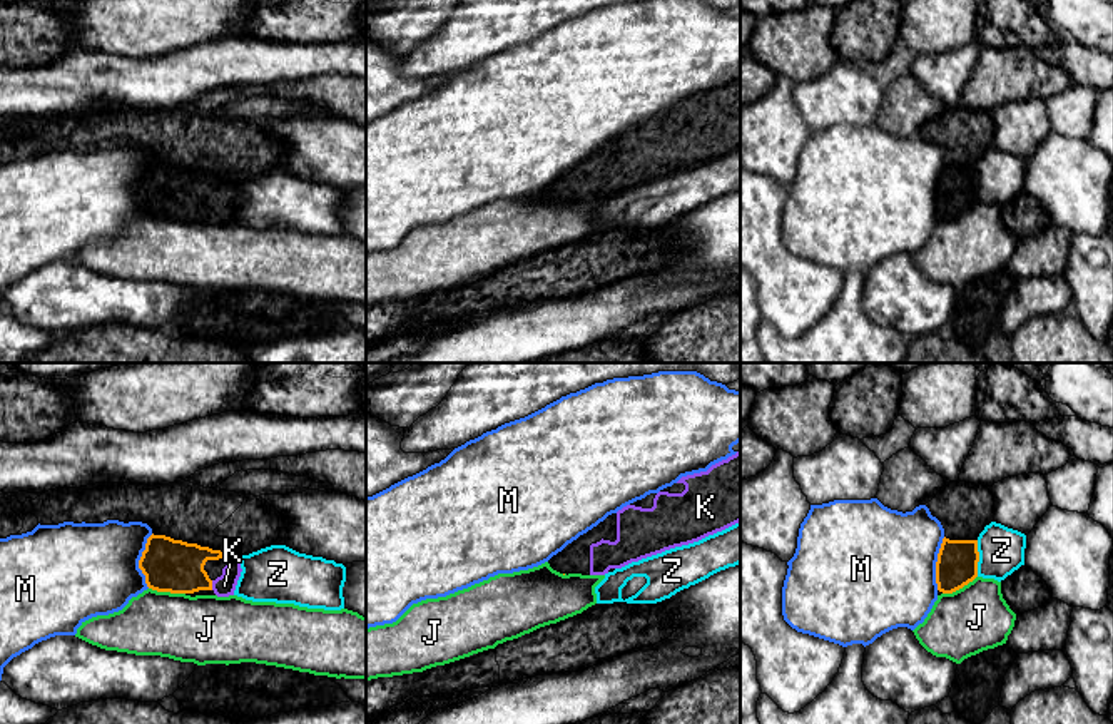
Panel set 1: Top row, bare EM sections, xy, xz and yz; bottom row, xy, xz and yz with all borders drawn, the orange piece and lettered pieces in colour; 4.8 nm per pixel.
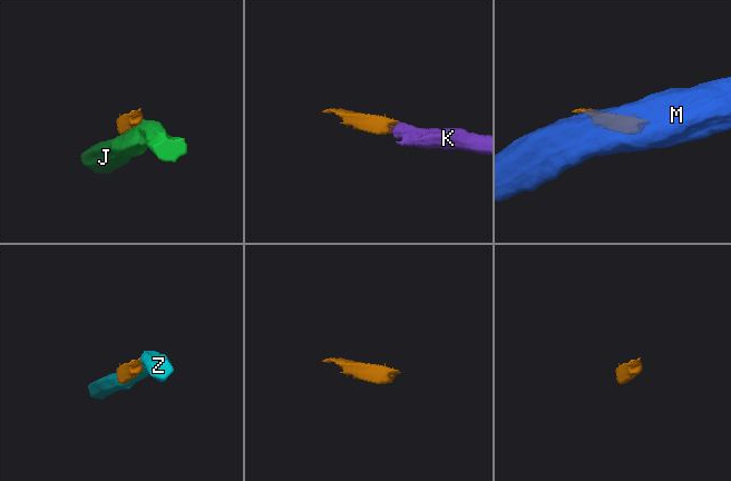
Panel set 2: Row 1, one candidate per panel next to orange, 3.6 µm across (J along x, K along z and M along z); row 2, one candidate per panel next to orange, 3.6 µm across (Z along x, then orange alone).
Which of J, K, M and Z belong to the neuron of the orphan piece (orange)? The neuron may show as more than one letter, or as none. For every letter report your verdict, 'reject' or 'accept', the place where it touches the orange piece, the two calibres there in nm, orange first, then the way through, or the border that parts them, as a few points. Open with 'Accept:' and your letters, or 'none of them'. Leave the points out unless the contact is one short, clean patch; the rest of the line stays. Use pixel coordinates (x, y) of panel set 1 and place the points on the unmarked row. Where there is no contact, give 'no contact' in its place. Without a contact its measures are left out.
Accept: K
J: reject | xy (167, 216) | 260/320 nm
K: accept | xy (233, 184) | 220/110 nm | across xy (181, 189), (196, 181), (233, 184), (233, 196), (224, 211)
M: reject | xy (139, 186) | 260/440 nm
Z: reject | yz (978, 184) | 200/220 nm

